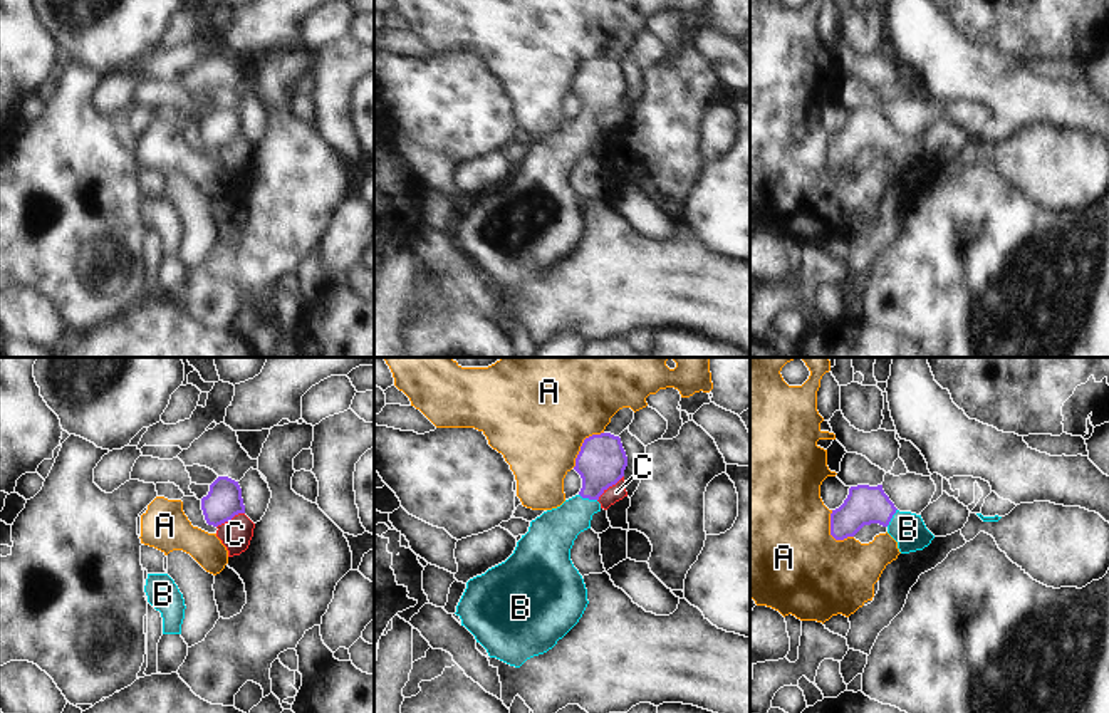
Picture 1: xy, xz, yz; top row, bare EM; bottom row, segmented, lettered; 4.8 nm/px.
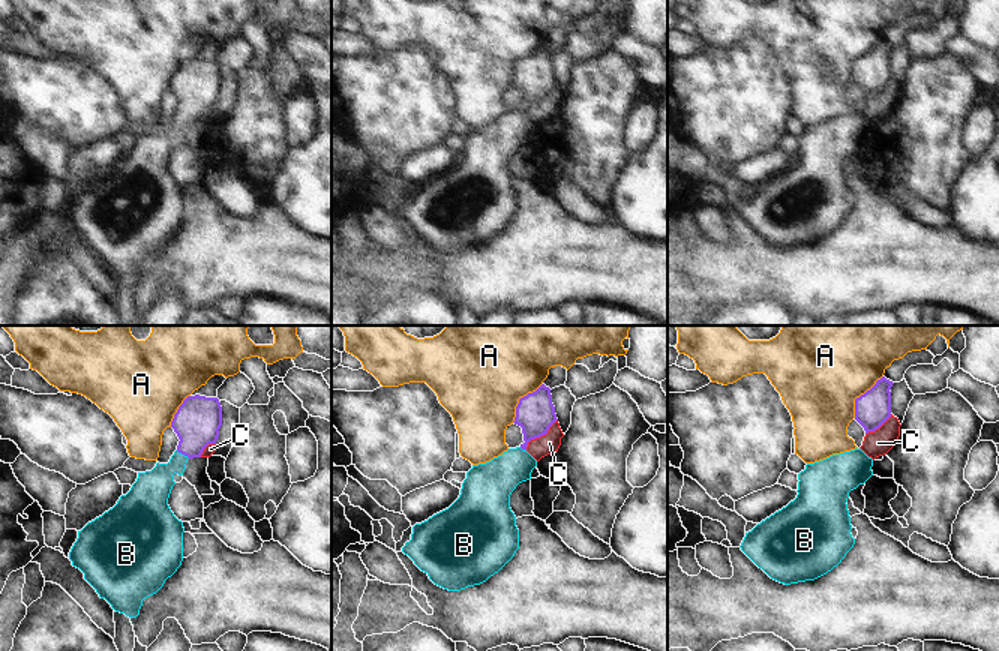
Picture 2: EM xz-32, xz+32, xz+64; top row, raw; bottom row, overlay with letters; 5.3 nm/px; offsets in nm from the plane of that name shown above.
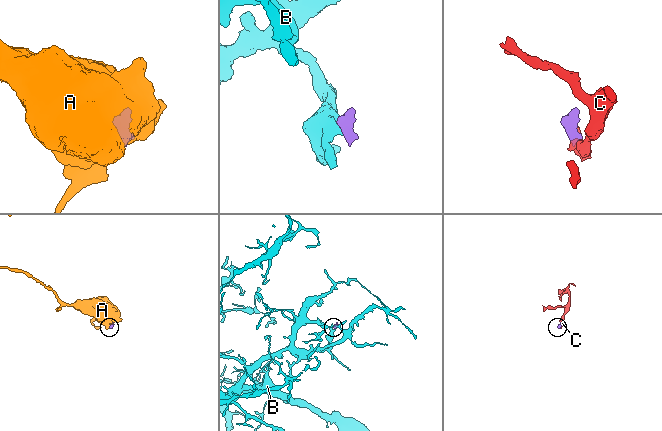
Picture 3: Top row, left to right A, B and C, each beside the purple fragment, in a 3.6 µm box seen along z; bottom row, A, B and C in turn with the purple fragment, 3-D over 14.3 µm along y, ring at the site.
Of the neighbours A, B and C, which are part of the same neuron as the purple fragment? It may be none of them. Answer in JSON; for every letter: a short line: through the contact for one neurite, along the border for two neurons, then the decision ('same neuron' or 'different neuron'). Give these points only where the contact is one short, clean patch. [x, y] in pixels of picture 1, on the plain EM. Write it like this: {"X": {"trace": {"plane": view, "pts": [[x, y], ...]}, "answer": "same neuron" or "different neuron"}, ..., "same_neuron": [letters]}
{"A": {"answer": "different neuron"}, "B": {"trace": {"plane": "xz", "pts": [[601, 86], [588, 121], [552, 158]]}, "answer": "same neuron"}, "C": {"answer": "different neuron"}, "same_neuron": ["B"]}

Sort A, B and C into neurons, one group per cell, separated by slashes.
A / B / C

